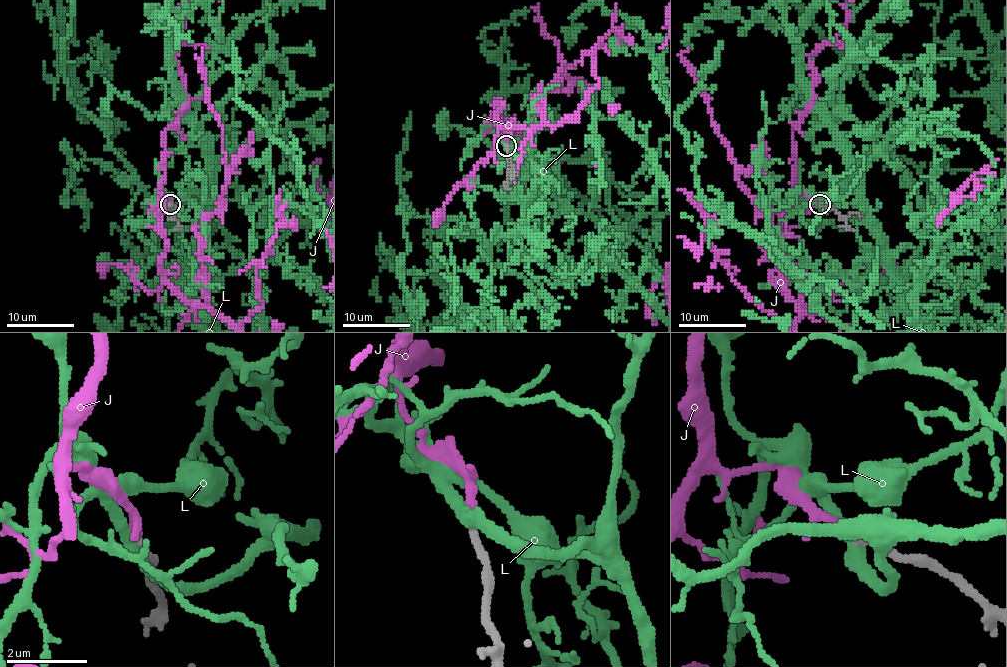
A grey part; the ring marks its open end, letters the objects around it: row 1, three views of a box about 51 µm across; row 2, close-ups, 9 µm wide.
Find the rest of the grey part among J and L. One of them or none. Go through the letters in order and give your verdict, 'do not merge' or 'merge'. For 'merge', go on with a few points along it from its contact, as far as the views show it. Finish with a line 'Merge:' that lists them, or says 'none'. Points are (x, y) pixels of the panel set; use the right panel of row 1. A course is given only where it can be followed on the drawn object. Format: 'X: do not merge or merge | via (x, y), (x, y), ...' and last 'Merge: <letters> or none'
J: merge
L: do not merge
Merge: J

